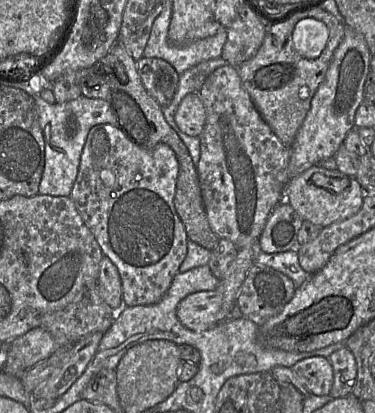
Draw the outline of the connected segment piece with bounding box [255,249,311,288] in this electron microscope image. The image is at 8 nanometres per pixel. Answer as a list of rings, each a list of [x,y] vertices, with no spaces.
[[[296,249],[273,254],[257,250],[255,263],[268,266],[283,273],[293,281],[296,288],[311,277],[311,274],[300,266]]]

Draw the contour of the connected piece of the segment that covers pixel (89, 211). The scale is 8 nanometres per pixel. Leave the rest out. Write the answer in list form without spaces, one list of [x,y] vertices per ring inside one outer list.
[[[111,124],[95,125],[87,135],[70,198],[103,254],[117,267],[124,306],[159,302],[170,288],[186,257],[189,238],[174,205],[178,174],[176,154],[164,143],[157,144],[151,150],[143,149]]]

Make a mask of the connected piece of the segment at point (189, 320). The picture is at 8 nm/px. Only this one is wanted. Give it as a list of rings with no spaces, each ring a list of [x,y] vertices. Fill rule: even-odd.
[[[215,290],[199,291],[186,296],[177,307],[177,317],[186,328],[194,331],[208,330],[225,320],[221,310],[222,296]]]

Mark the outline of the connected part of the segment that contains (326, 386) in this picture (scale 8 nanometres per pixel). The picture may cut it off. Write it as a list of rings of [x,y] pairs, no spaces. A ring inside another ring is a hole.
[[[313,356],[295,363],[291,369],[301,385],[317,396],[329,395],[333,385],[333,368],[328,358]]]

